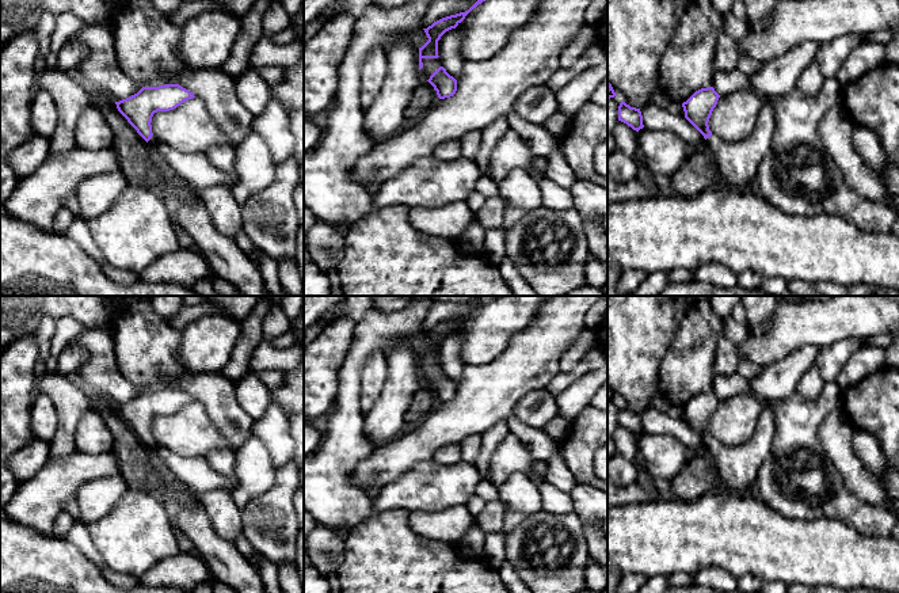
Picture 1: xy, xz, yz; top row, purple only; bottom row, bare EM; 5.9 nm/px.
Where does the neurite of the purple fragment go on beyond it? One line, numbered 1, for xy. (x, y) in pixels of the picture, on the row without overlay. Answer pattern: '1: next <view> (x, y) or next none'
1: next xy (152, 447)

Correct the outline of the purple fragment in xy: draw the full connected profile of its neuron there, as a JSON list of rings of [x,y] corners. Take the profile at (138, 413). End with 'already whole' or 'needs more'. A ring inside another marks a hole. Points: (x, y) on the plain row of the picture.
[[[164,388],[159,391],[142,391],[137,398],[115,406],[118,415],[148,446],[156,453],[156,442],[152,437],[152,421],[157,415],[169,415],[183,406],[195,402],[193,396],[179,388]]] | needs more

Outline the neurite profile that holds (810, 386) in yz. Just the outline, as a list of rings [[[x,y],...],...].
[[[812,365],[799,380],[797,392],[810,400],[818,399],[824,387],[818,365]]]

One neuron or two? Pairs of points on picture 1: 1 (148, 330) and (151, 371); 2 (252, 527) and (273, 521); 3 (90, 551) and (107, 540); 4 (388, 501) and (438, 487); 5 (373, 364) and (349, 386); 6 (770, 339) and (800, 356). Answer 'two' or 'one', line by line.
1: one
2: one
3: two
4: one
5: two
6: two

